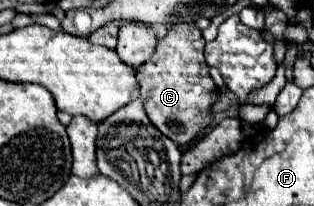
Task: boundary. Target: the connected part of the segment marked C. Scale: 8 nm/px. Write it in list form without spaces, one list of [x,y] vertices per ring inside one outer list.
[[[178,23],[160,39],[150,61],[140,65],[140,99],[154,127],[184,147],[192,143],[206,127],[212,125],[212,107],[220,99],[220,91],[210,77],[204,61],[204,37],[194,23]]]

